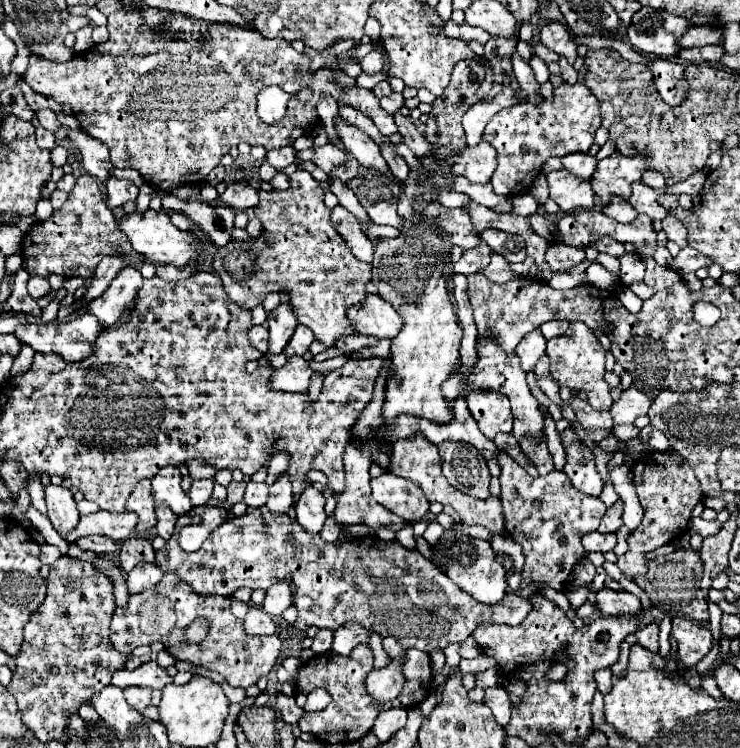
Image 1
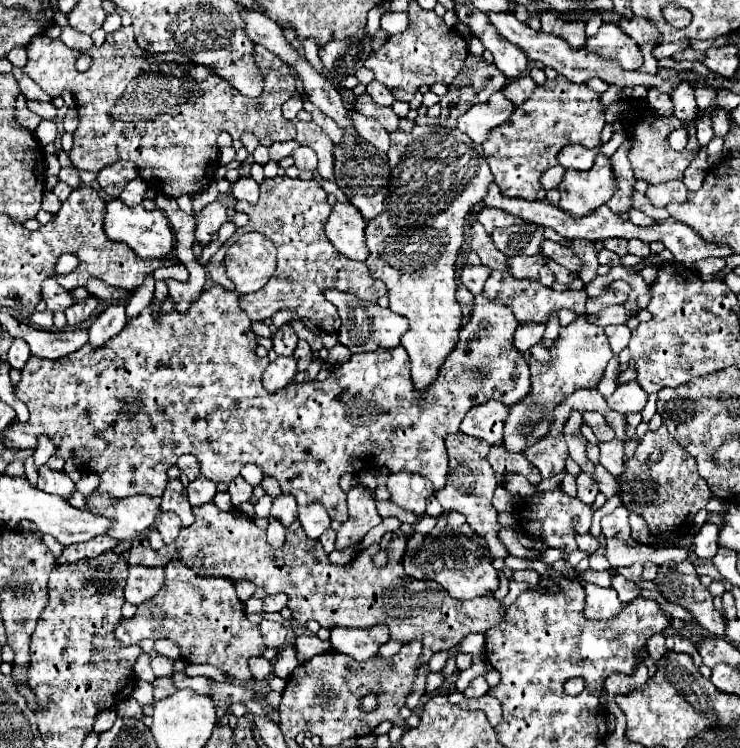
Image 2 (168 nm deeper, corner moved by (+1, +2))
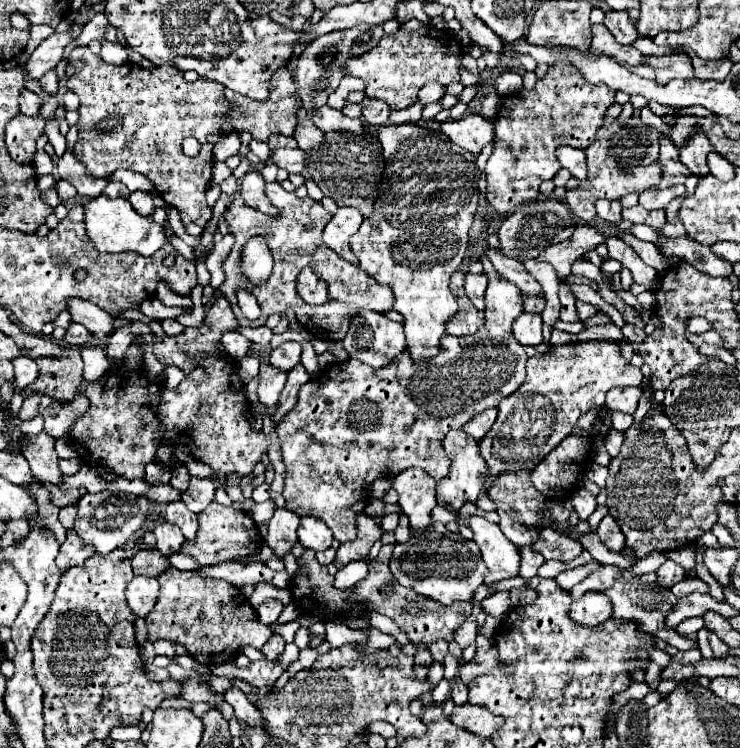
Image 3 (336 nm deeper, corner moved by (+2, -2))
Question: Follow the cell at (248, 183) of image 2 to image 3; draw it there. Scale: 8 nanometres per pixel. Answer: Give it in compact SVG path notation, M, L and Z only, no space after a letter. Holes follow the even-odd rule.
M250 171L250 173L246 173L246 177L242 179L242 189L240 189L240 193L242 193L244 201L246 201L250 207L254 207L254 209L258 209L258 211L262 211L262 213L266 213L266 215L276 217L276 207L272 207L272 203L270 203L268 197L264 195L264 185L266 185L266 181L262 179L262 175L256 173L256 171Z

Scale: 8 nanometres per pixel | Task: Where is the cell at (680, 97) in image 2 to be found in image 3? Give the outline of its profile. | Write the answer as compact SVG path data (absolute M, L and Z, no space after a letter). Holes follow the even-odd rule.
M694 133L686 141L684 147L678 147L678 151L680 151L680 161L690 169L692 175L704 177L710 173L710 169L706 165L706 157L712 151L712 145L704 133Z

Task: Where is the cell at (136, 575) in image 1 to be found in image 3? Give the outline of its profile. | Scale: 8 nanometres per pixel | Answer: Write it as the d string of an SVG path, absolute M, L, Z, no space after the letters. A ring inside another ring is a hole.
M134 577L126 587L126 599L136 617L146 617L158 599L156 577Z

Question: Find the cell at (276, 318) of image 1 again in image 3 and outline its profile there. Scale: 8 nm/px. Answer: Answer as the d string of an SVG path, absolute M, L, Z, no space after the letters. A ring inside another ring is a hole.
M294 341L282 343L278 349L272 351L270 363L280 371L286 371L286 373L292 371L292 367L300 363L300 343L294 343Z

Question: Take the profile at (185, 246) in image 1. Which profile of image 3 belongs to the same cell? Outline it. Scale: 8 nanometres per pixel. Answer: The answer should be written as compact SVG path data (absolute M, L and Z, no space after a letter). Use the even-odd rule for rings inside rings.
M100 195L84 203L84 221L86 221L86 233L100 253L134 251L138 255L150 257L166 243L164 227L158 225L152 217L138 215L128 203L128 199L122 199L122 197L108 199L106 195Z

